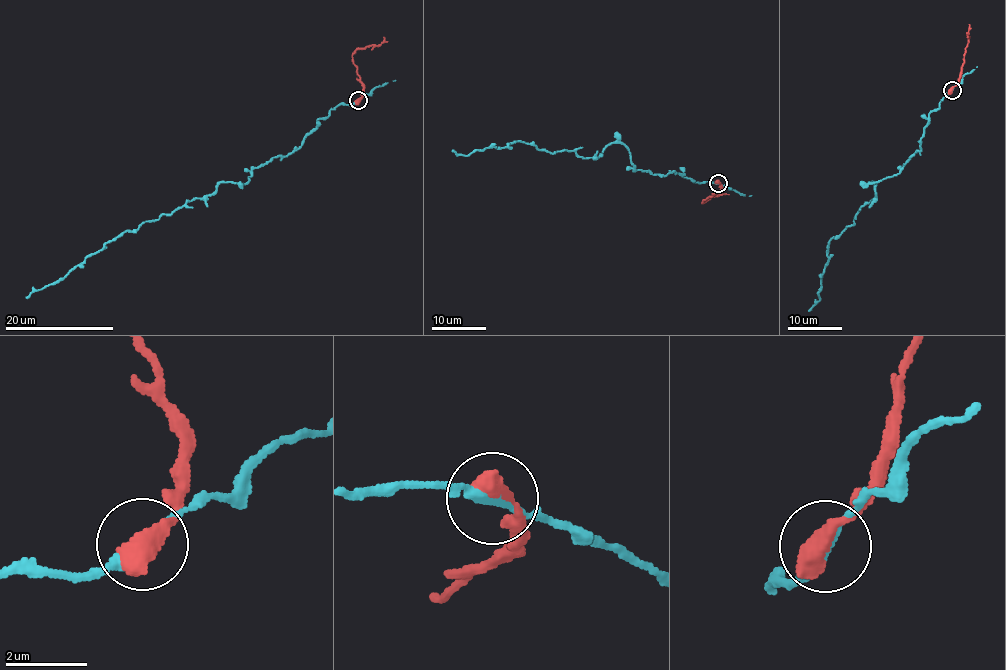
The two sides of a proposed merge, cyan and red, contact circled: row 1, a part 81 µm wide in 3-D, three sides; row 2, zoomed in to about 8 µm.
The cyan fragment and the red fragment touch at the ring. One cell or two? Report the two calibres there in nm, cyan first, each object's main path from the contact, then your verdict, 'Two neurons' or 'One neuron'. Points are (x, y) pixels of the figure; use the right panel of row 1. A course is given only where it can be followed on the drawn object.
Thickness 280 nm (cyan) against 650 nm. Course of cyan: (951, 90), (929, 114), (920, 150), (898, 174), (868, 183), (877, 195), (829, 240), (820, 299), (808, 311). Course of red: (951, 90), (959, 79), (968, 41), (968, 24). Two neurons

